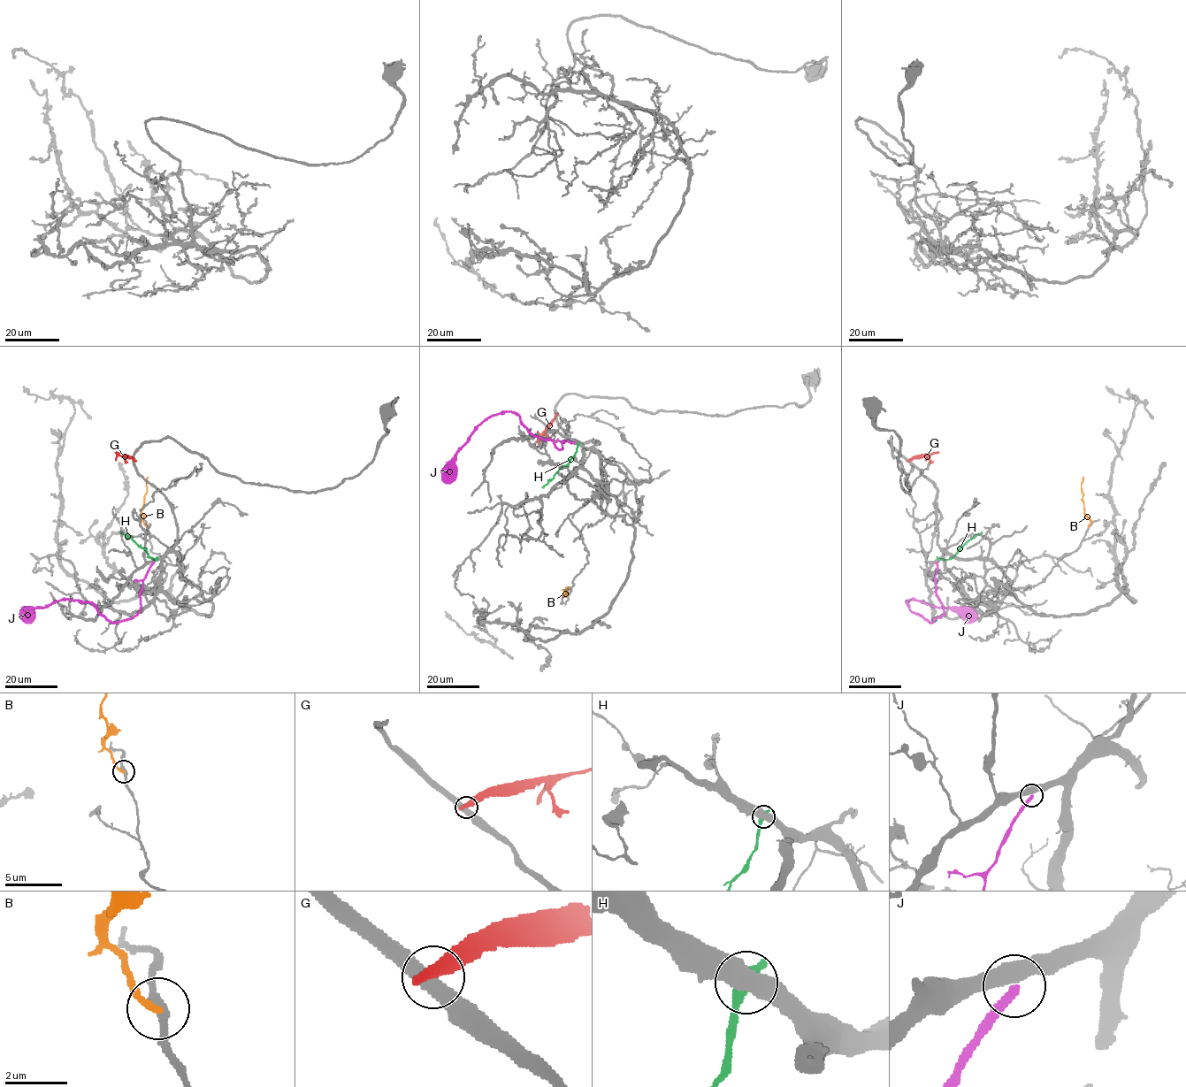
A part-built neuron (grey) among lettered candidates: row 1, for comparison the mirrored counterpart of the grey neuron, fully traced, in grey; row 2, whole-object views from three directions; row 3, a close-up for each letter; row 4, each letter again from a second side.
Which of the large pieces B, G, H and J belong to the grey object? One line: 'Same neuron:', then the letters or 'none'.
Same neuron: none

